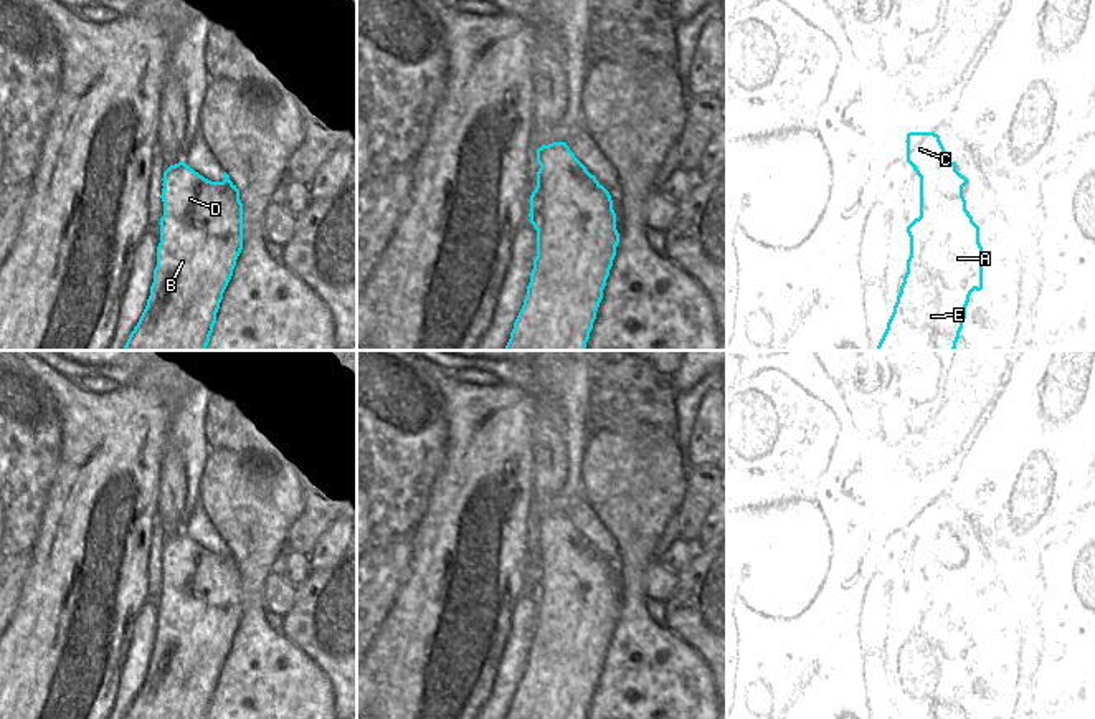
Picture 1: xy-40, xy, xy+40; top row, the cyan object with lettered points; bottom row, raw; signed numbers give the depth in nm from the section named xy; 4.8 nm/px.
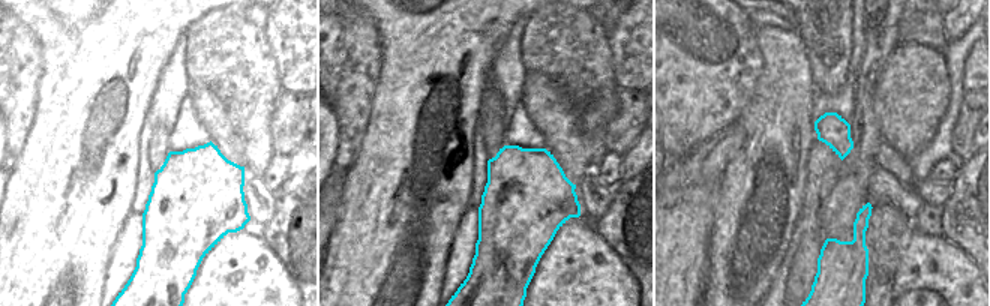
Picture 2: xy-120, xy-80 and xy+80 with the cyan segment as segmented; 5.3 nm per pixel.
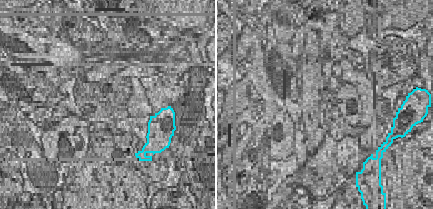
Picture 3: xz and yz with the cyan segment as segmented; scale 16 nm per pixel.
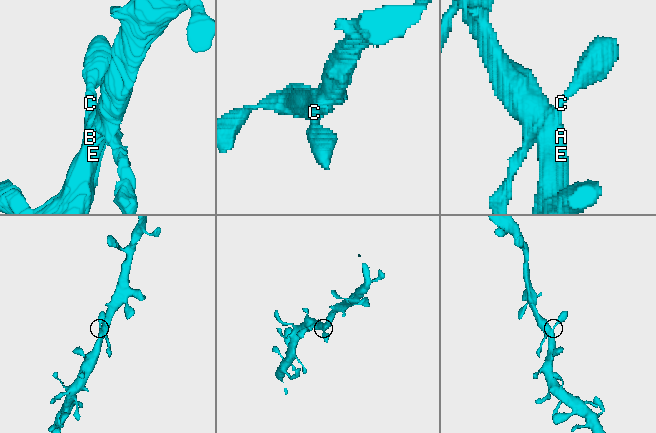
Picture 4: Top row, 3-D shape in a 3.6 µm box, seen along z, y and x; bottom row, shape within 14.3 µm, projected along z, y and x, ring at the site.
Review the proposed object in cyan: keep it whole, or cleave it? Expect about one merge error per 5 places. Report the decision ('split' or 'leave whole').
leave whole

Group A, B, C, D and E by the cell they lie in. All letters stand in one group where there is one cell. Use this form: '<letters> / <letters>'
A B C D E

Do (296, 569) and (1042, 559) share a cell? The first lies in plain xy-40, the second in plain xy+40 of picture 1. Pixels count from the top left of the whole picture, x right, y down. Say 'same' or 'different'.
same

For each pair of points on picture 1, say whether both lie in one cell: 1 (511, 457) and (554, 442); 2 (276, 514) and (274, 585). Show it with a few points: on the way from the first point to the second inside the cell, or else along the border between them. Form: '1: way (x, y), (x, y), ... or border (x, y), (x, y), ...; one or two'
1: border (532, 410), (532, 490); two
2: border (284, 554), (266, 580), (266, 604); two

